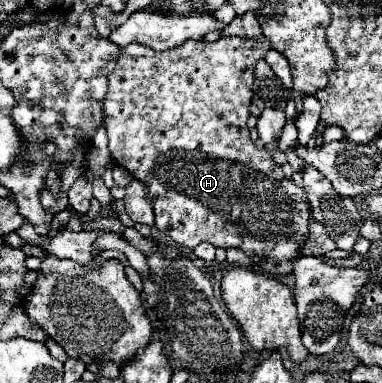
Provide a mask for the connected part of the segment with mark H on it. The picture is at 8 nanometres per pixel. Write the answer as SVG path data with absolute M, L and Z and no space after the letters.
M223 36L217 42L205 42L205 40L187 40L185 44L179 44L171 50L155 52L143 44L129 44L121 50L121 56L117 58L117 66L109 76L109 92L105 98L105 130L109 136L109 152L113 160L121 166L125 166L133 178L141 180L149 188L149 200L155 210L155 228L173 238L177 244L185 248L195 248L199 242L209 242L213 246L221 248L239 248L243 250L265 274L271 276L285 276L291 272L291 264L295 260L297 248L301 248L307 240L307 224L311 216L311 206L305 198L303 188L299 188L293 180L285 178L279 164L271 160L271 154L265 148L257 148L249 136L247 118L249 118L249 106L253 100L253 82L255 82L255 64L257 60L263 60L267 50L271 48L269 40L261 36L259 40L243 40L239 36Z

